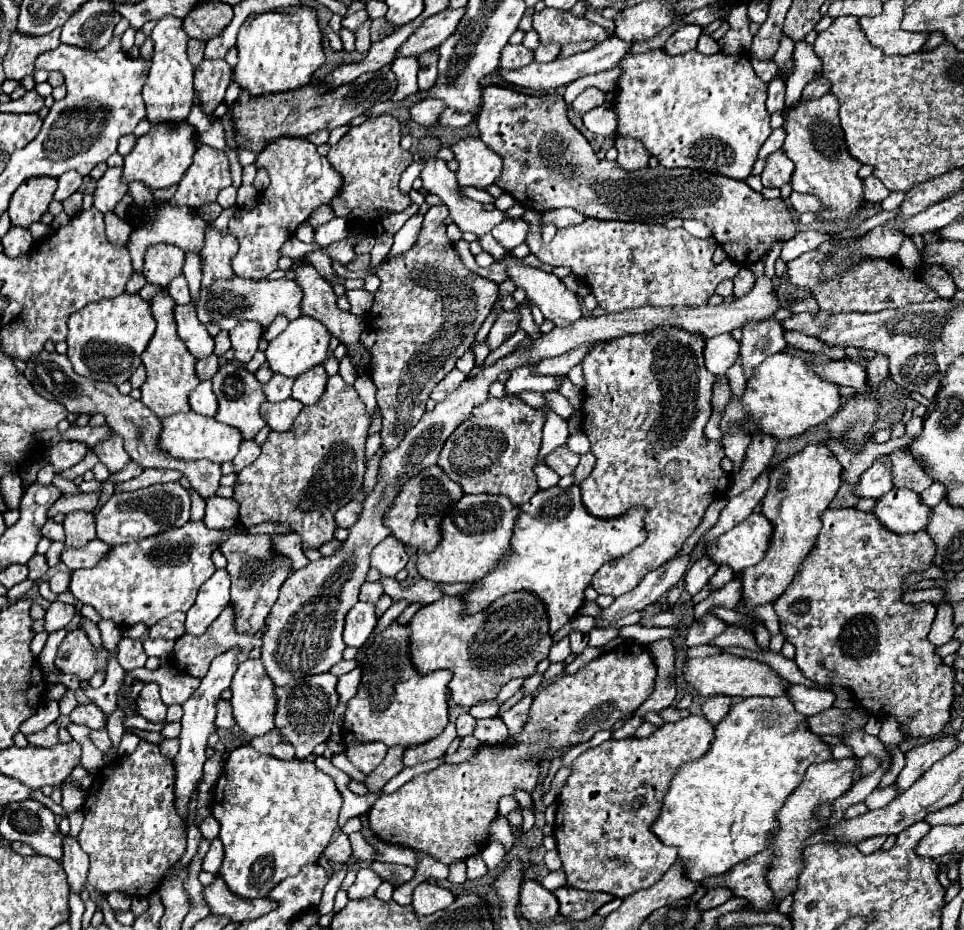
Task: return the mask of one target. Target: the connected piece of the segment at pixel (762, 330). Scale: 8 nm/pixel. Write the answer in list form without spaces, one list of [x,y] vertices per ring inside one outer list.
[[[769,317],[769,321],[749,321],[749,325],[743,325],[741,331],[741,359],[747,377],[751,377],[767,355],[775,355],[787,345],[783,329],[775,317]]]

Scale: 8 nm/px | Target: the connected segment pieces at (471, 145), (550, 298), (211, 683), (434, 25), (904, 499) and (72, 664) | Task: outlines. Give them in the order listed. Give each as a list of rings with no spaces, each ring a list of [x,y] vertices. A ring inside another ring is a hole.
[[[475,137],[459,139],[455,145],[451,145],[451,151],[459,161],[457,169],[459,185],[483,189],[485,185],[495,183],[495,179],[501,173],[501,157],[489,151],[489,147],[481,139]]]
[[[505,257],[503,263],[509,267],[509,277],[517,287],[525,289],[527,299],[533,301],[545,319],[553,321],[557,327],[569,327],[573,321],[583,317],[581,303],[575,293],[567,291],[567,287],[553,273],[545,273],[541,269],[533,269],[521,263],[521,259]]]
[[[229,649],[221,655],[217,655],[207,671],[207,675],[201,679],[201,685],[199,689],[183,703],[183,719],[181,719],[181,749],[175,757],[175,771],[177,771],[177,783],[175,783],[175,795],[177,795],[177,811],[187,817],[187,803],[189,803],[189,797],[191,797],[191,791],[195,789],[199,777],[203,775],[203,763],[205,763],[205,747],[207,747],[207,739],[209,735],[215,731],[215,725],[213,725],[213,719],[215,719],[215,705],[217,701],[221,699],[221,693],[229,687],[231,683],[231,677],[233,673],[237,671],[239,663],[243,663],[245,659],[249,657],[249,651],[247,649]]]
[[[445,9],[433,17],[427,17],[405,41],[405,45],[401,45],[401,49],[397,49],[397,57],[417,57],[425,51],[437,49],[457,27],[457,23],[461,21],[465,9]]]
[[[891,489],[885,497],[879,497],[871,513],[891,529],[893,533],[917,533],[925,529],[931,509],[919,501],[919,495],[911,489]]]
[[[75,629],[69,631],[61,641],[55,657],[55,667],[61,673],[77,675],[81,681],[87,681],[95,671],[105,671],[107,667],[107,651],[95,653],[85,631]]]

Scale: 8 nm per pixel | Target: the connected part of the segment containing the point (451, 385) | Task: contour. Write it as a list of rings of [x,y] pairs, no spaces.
[[[453,369],[453,373],[449,373],[449,377],[445,377],[445,379],[433,389],[431,399],[433,399],[433,401],[443,401],[449,393],[453,393],[453,391],[461,385],[463,379],[465,379],[465,373],[461,373],[459,369]]]

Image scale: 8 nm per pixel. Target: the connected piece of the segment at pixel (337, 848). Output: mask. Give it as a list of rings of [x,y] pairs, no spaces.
[[[339,833],[327,847],[325,851],[321,853],[323,859],[327,861],[335,861],[335,863],[347,863],[349,857],[351,857],[351,843],[347,839],[345,833]]]

